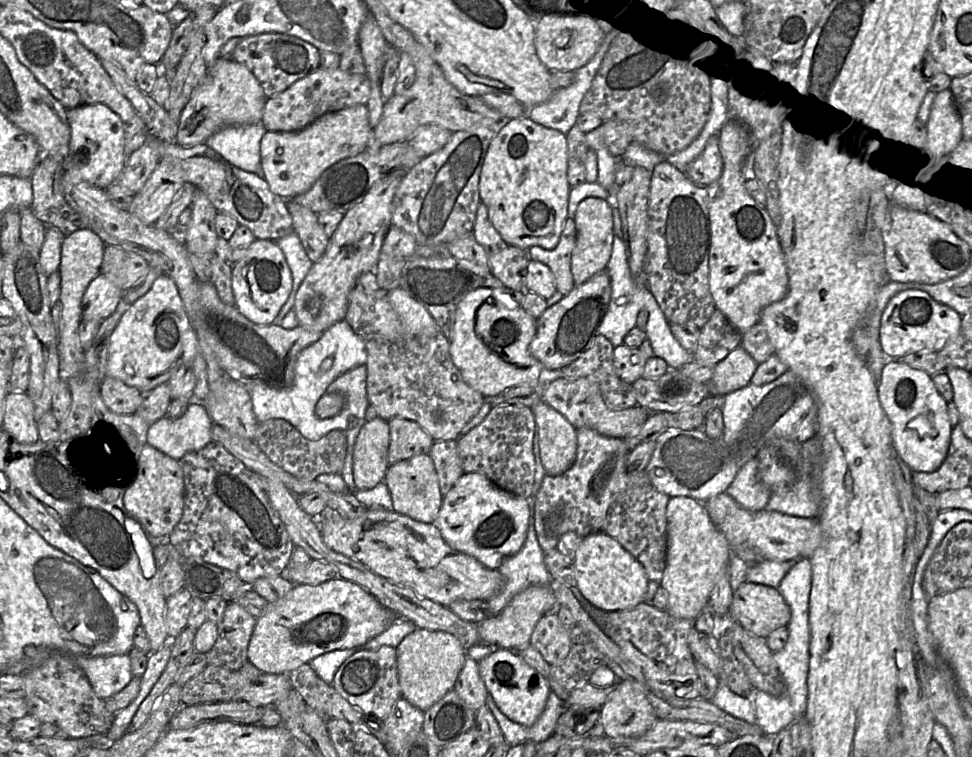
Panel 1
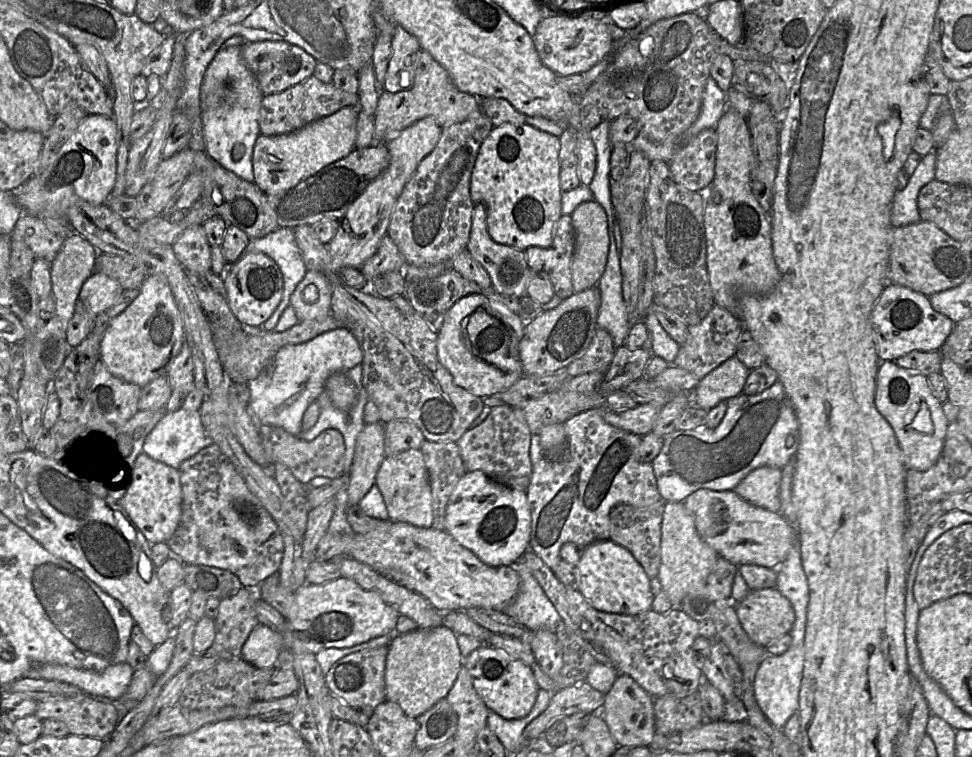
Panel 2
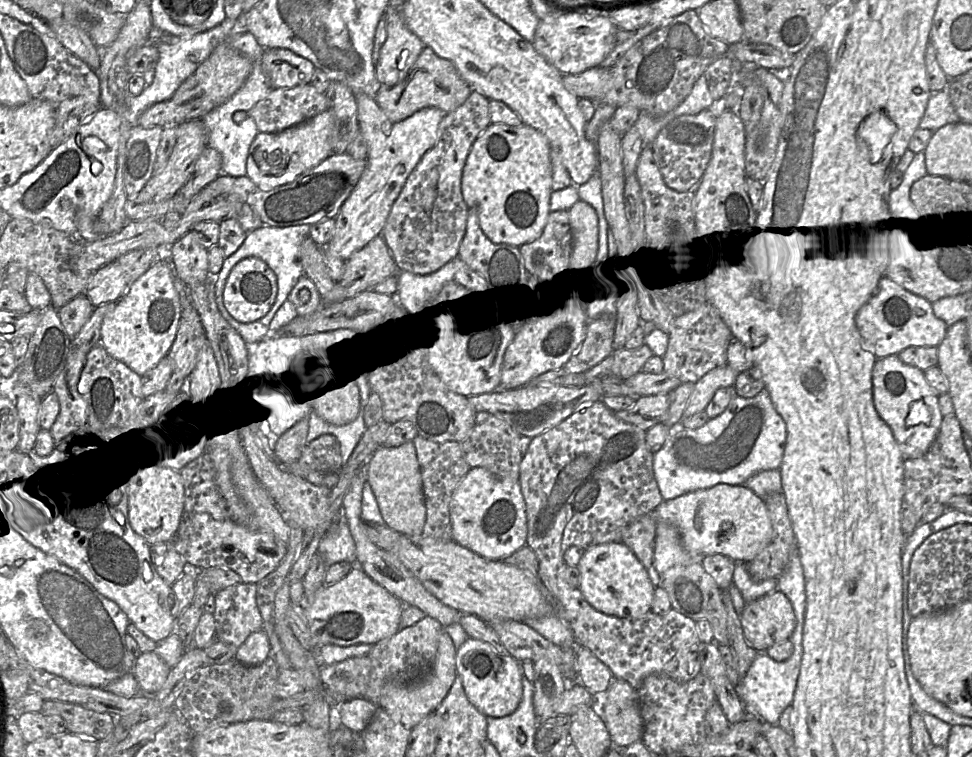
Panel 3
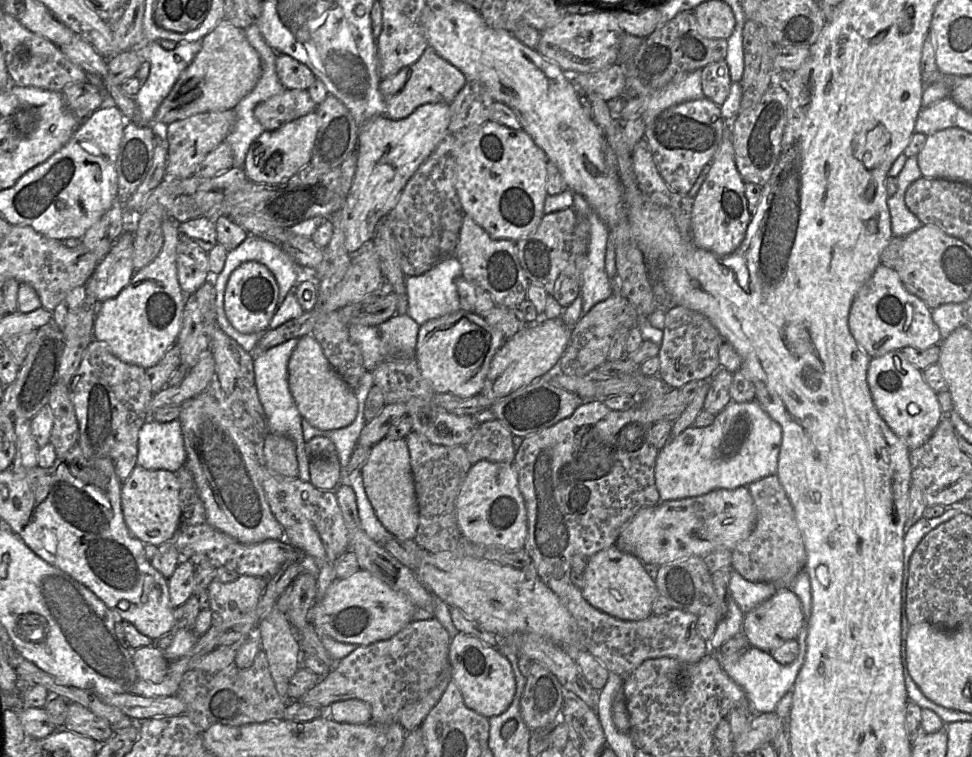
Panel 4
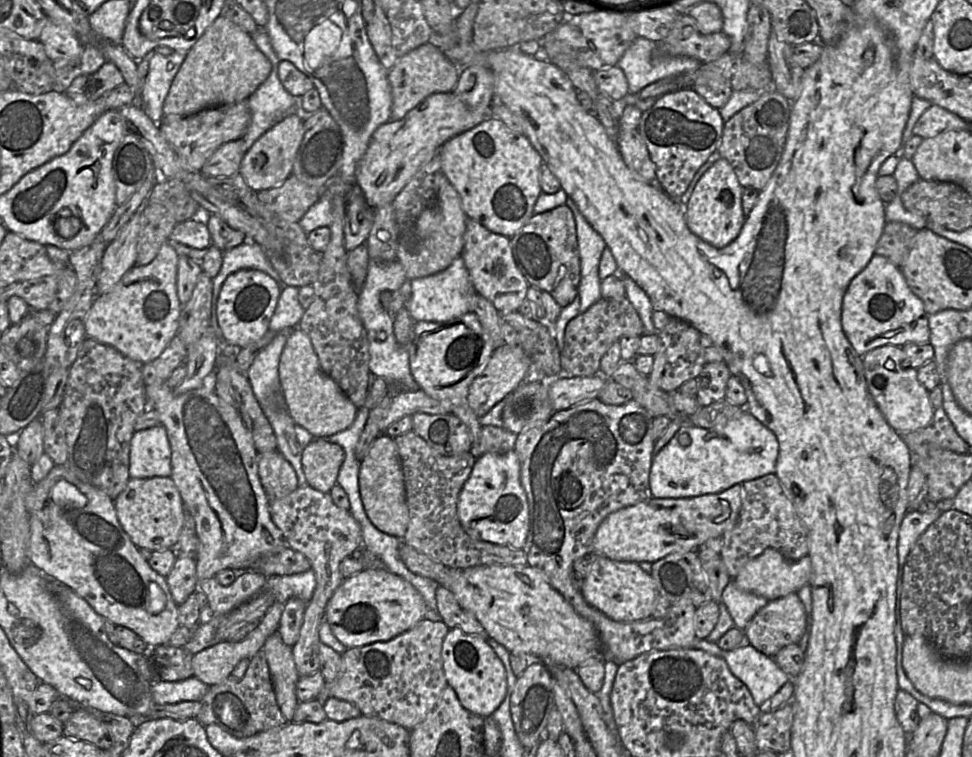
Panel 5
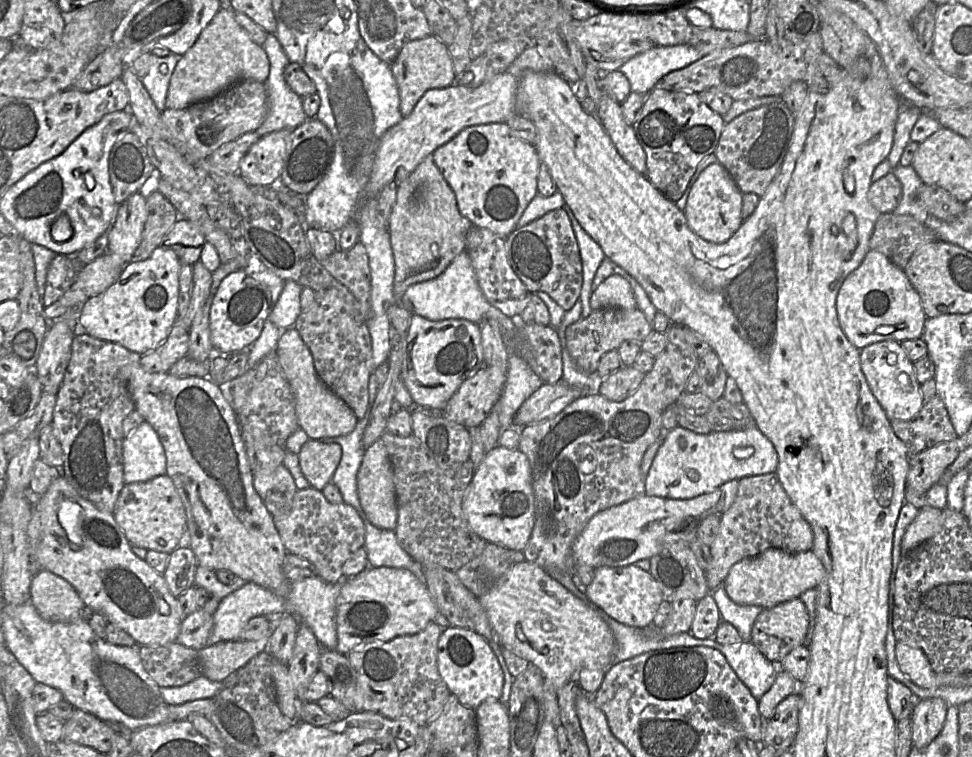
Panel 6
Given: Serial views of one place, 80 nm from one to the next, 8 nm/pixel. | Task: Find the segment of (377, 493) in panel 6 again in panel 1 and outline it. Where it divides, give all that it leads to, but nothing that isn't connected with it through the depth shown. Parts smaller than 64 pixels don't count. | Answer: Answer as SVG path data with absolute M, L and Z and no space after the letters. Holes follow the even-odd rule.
M428 453L417 454L387 467L383 479L392 500L392 510L423 523L433 523L443 497L433 461Z

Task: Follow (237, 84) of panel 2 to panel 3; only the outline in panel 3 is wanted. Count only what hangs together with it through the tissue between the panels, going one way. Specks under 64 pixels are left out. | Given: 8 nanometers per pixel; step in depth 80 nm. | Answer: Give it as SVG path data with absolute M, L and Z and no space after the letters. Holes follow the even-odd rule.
M244 32L235 36L234 38L231 38L230 42L236 50L250 59L252 64L251 72L243 86L229 100L211 110L203 117L203 119L208 129L208 146L216 149L222 158L223 173L221 174L240 177L245 176L247 173L246 162L249 149L255 137L258 135L258 133L260 133L254 118L251 116L251 110L259 101L266 98L266 96L272 91L272 87L268 84L261 67L261 60L265 49L257 42L255 36L250 32Z

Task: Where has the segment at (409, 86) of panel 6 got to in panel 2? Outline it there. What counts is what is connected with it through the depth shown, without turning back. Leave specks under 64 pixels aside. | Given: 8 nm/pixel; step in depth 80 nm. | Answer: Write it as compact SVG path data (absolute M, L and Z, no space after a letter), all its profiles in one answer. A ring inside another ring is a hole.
M421 49L411 87L400 92L383 90L378 99L375 112L375 143L385 143L396 137L404 129L418 120L432 116L441 126L460 123L481 109L481 101L474 95L459 91L447 71L431 56Z

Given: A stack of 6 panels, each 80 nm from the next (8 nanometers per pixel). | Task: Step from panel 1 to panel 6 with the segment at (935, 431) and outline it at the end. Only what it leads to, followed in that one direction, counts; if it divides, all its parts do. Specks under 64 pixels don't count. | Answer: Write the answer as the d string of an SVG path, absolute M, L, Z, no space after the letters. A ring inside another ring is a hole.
M880 341L860 350L860 365L868 385L888 419L909 421L916 417L924 400L913 363L899 342Z

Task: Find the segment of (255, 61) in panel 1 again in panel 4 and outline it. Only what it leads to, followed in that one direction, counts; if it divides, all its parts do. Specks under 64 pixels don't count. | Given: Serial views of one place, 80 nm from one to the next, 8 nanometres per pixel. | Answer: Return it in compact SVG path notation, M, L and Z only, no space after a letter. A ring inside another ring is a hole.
M287 54L277 55L276 72L286 89L307 90L316 79L306 65Z

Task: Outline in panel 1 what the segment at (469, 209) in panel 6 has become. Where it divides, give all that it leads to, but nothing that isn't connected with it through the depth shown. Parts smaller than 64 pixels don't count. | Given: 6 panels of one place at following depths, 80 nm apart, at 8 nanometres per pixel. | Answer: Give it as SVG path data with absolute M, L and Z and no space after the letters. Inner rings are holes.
M524 115L520 118L506 122L492 138L481 167L478 191L480 202L484 203L488 209L488 218L491 224L507 244L523 250L528 250L532 246L539 246L546 250L552 250L555 248L559 241L563 224L566 218L568 218L568 196L571 188L573 187L570 187L567 181L567 138L565 134L539 125Z

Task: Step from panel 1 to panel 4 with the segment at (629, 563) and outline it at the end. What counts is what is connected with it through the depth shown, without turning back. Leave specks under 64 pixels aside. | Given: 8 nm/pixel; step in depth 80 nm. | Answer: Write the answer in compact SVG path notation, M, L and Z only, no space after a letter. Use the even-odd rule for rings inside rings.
M615 545L610 546L588 559L583 575L582 596L601 612L626 621L643 620L653 614L652 605L658 589L655 581L645 571L644 563L636 556L621 551Z

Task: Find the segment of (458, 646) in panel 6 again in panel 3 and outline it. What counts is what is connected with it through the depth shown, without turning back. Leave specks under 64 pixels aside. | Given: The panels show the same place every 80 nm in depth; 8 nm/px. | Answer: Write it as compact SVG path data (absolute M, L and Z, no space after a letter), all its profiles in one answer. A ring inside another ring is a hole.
M467 638L456 651L456 670L468 700L486 717L504 717L519 706L523 695L522 666L510 654L497 652L489 643Z

